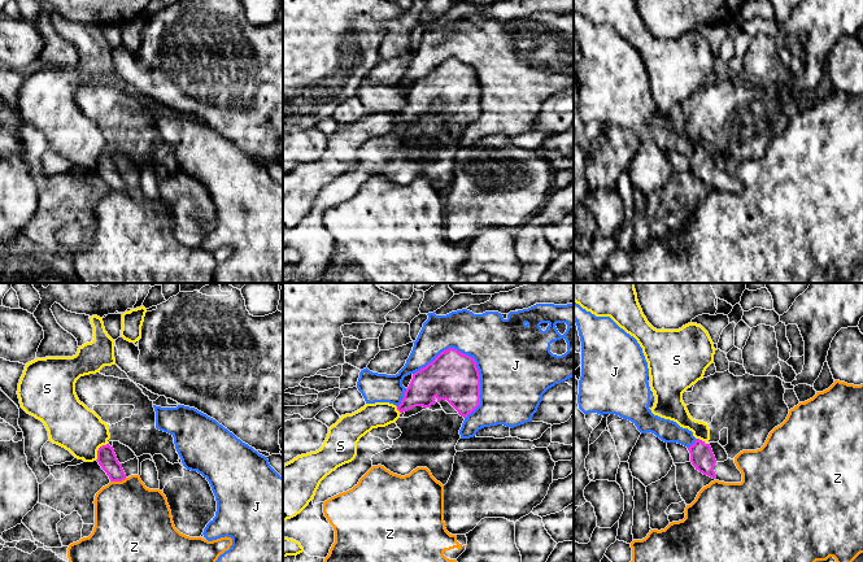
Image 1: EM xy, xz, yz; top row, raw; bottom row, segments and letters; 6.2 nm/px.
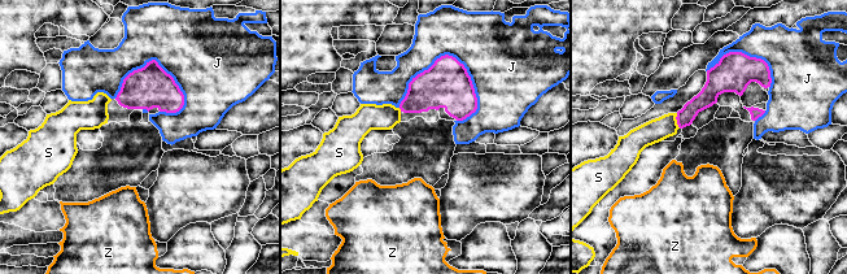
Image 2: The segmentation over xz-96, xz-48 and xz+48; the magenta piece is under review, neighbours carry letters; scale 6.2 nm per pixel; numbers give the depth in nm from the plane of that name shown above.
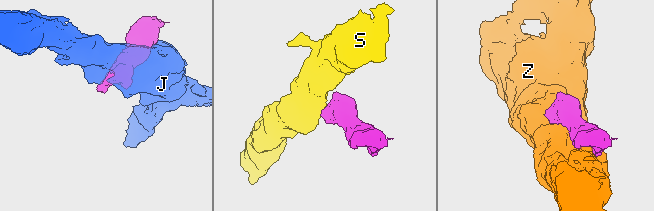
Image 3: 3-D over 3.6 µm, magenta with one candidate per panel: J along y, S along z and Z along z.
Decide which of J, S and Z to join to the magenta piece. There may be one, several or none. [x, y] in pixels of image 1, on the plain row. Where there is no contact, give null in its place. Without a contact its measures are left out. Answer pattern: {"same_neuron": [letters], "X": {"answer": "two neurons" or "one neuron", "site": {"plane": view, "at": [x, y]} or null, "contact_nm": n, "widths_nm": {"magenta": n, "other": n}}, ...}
{"same_neuron": [], "J": {"answer": "two neurons", "site": {"plane": "xz", "at": [466, 64]}, "contact_nm": 460, "widths_nm": {"magenta": 300, "other": 400}}, "S": {"answer": "two neurons", "site": {"plane": "xy", "at": [97, 160]}, "contact_nm": 130, "widths_nm": {"magenta": 120, "other": 300}}, "Z": {"answer": "two neurons", "site": {"plane": "xy", "at": [118, 190]}, "contact_nm": 110, "widths_nm": {"magenta": 120, "other": 440}}}

